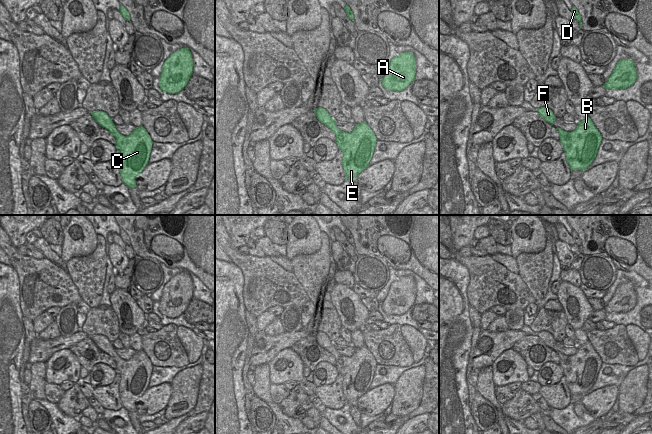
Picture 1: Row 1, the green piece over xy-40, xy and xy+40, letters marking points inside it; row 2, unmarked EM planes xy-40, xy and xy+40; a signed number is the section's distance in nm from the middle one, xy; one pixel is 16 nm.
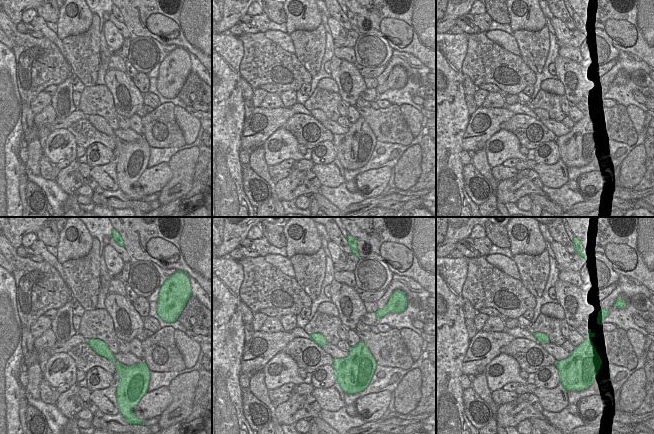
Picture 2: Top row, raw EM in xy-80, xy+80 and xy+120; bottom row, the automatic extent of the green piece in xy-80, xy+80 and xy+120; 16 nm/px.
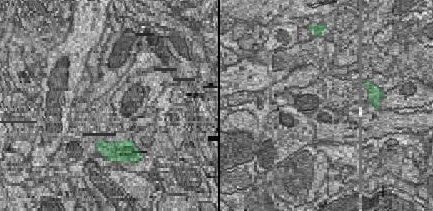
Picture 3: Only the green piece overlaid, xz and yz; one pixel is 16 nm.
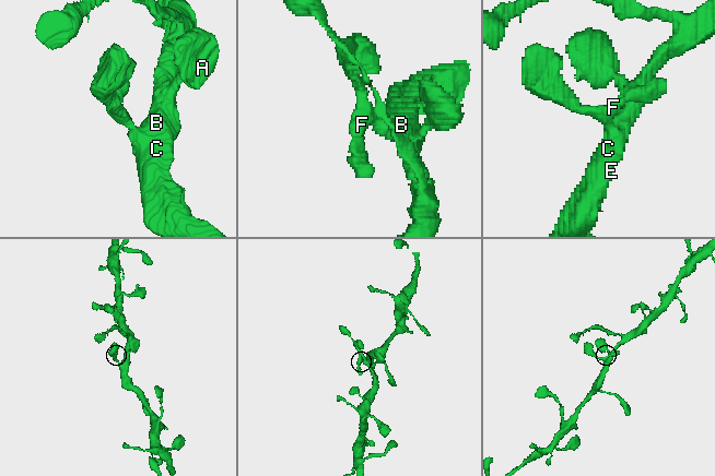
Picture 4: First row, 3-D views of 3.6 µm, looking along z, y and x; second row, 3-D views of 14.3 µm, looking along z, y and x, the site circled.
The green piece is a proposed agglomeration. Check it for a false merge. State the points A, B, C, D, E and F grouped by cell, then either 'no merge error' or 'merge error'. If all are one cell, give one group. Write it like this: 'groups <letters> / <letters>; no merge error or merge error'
groups A B C D E F; no merge error

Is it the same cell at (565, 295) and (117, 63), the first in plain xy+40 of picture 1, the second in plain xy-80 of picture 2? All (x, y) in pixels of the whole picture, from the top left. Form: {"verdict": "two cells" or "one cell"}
{"verdict": "two cells"}

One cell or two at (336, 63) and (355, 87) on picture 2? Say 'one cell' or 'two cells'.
one cell

